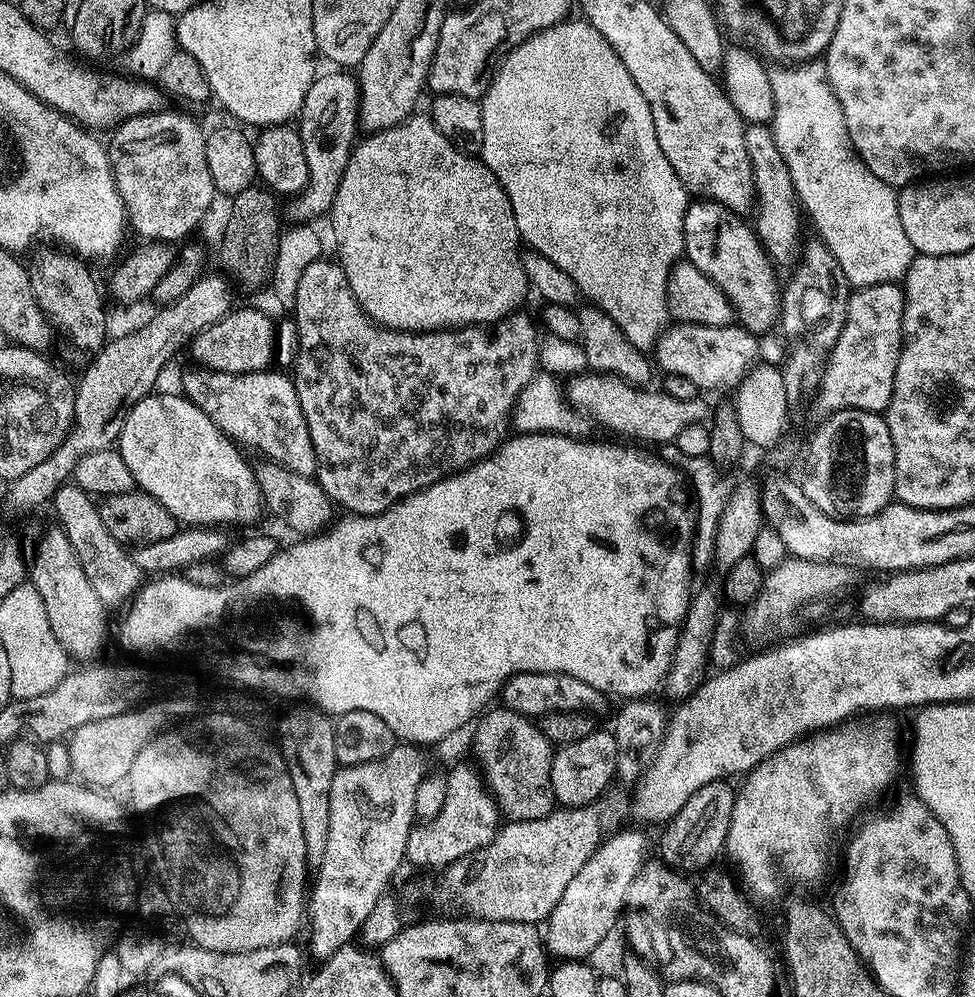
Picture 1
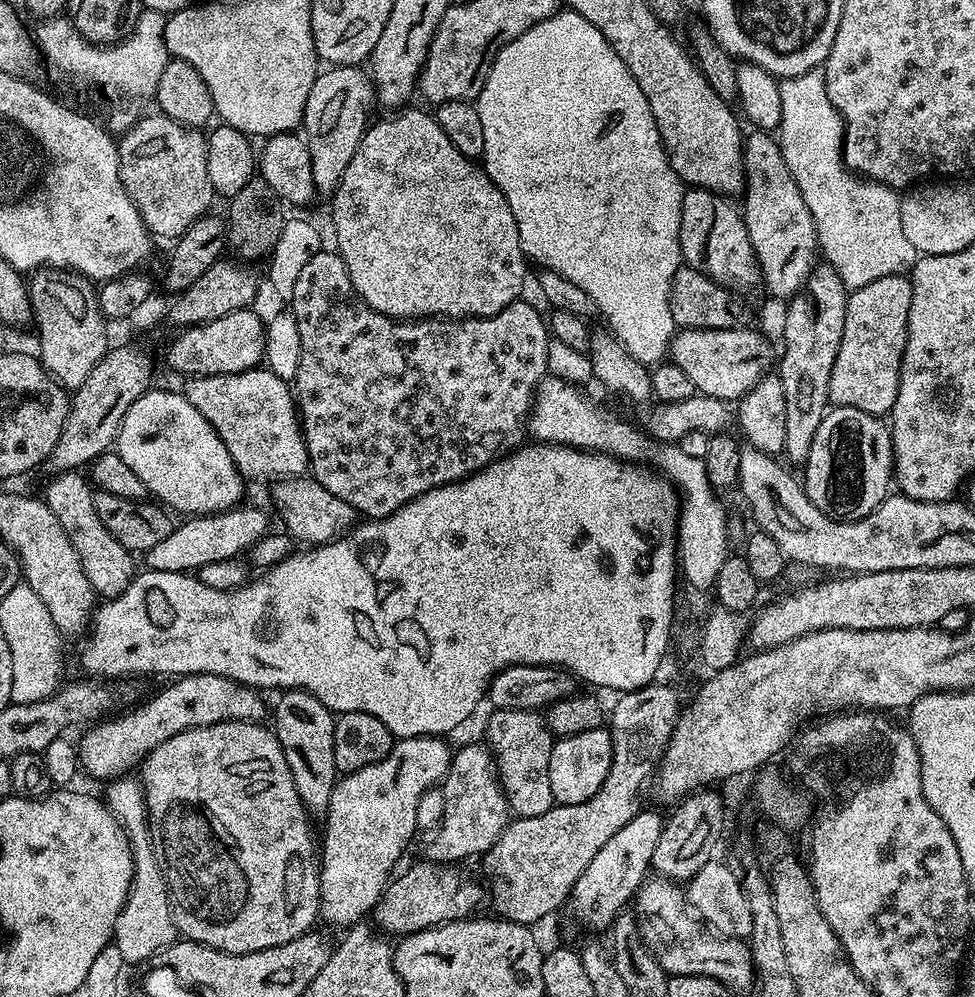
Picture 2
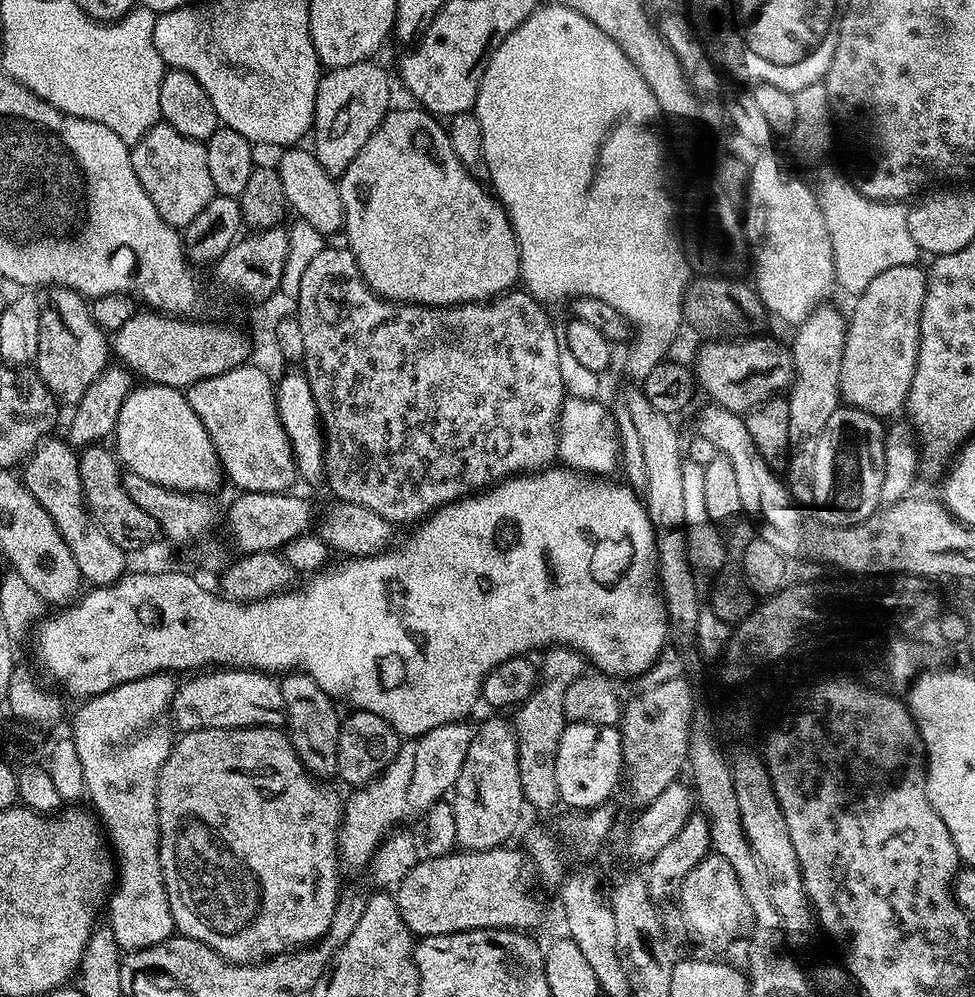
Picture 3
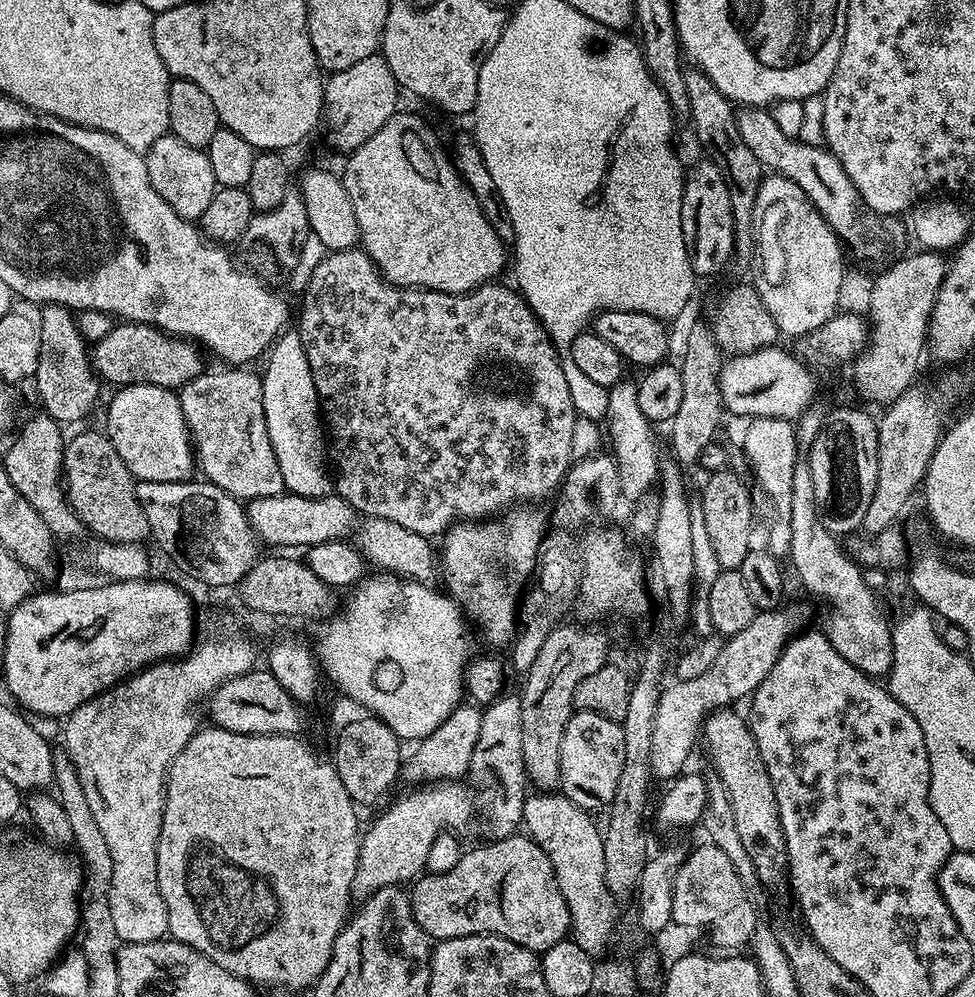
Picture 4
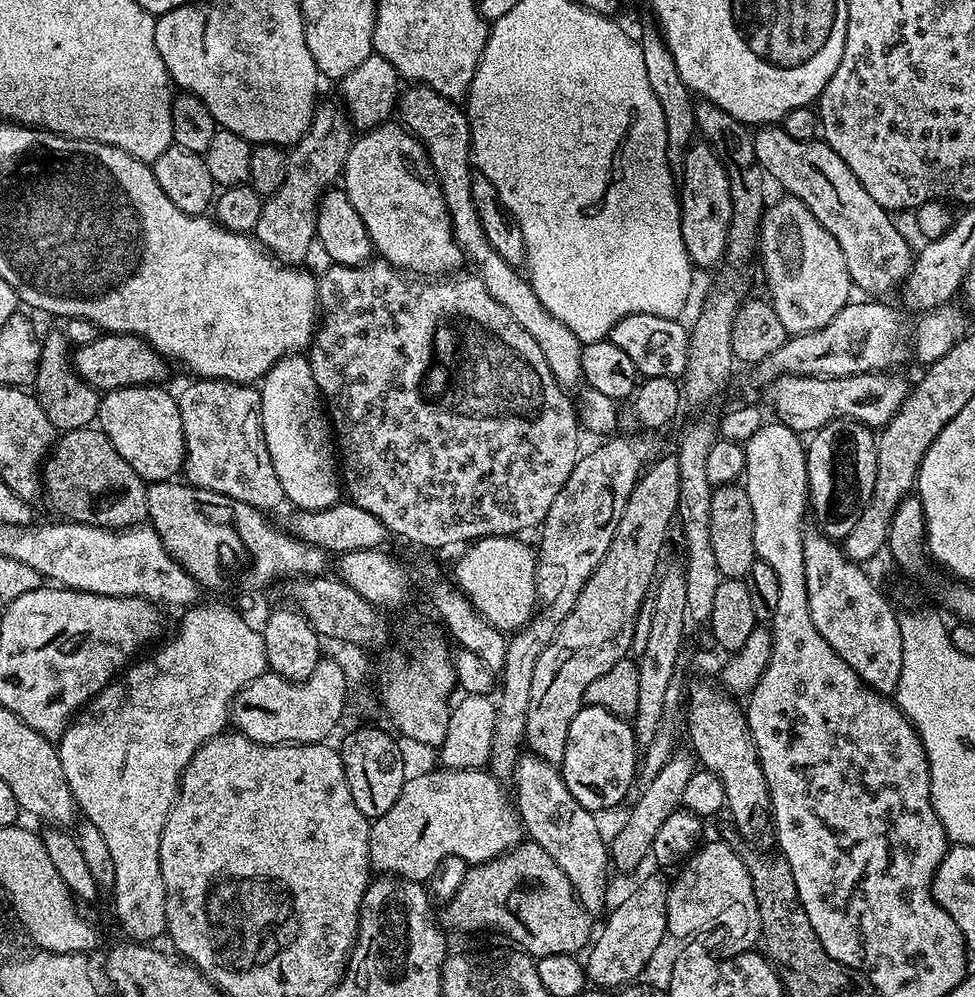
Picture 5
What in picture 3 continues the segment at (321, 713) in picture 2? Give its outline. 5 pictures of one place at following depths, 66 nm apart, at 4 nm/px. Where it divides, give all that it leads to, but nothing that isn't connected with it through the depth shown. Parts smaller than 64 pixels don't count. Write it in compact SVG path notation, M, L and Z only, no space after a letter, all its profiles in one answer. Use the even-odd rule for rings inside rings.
M293 670L281 675L278 683L282 690L286 735L294 746L294 754L298 754L309 776L321 782L331 781L338 766L338 734L342 719L341 713L336 713L337 705L305 672Z

